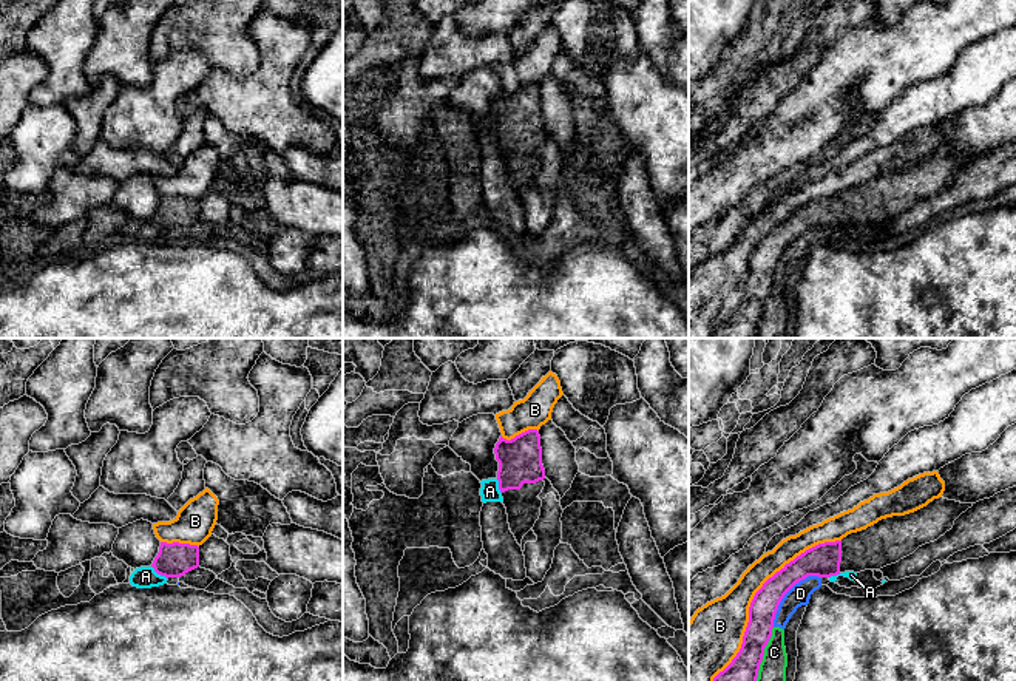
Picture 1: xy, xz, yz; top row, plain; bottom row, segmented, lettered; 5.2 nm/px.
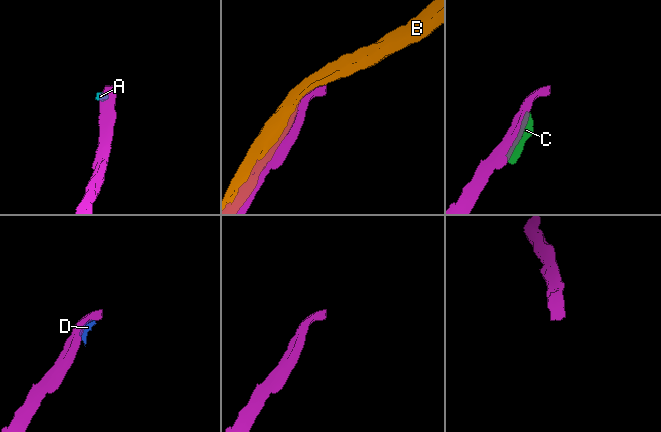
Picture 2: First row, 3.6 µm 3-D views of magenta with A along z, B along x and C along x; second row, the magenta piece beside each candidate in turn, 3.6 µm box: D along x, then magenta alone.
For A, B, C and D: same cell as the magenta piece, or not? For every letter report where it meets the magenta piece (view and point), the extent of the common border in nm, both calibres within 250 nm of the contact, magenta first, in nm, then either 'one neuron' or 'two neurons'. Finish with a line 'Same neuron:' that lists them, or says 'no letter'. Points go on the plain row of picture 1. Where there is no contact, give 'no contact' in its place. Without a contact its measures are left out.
A: xy (159, 227) | 120 nm | 180/110 nm | two neurons
B: yz (755, 249) | 1000 nm | 140/260 nm | two neurons
C: yz (763, 308) | 320 nm | 200/150 nm | two neurons
D: yz (786, 246) | 360 nm | 170/110 nm | two neurons
Same neuron: no letter

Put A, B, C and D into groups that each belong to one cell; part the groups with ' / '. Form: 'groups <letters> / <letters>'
groups A / B / C D

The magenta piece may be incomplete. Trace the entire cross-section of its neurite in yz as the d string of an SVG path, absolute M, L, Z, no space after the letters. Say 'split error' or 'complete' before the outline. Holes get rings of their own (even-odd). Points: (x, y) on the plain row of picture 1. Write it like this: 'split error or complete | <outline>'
split error | M939 151L914 167L882 173L842 195L818 198L797 210L755 247L741 303L712 338L757 338L775 267L795 238L808 230L831 232L896 218L950 185L954 174L971 161Z

